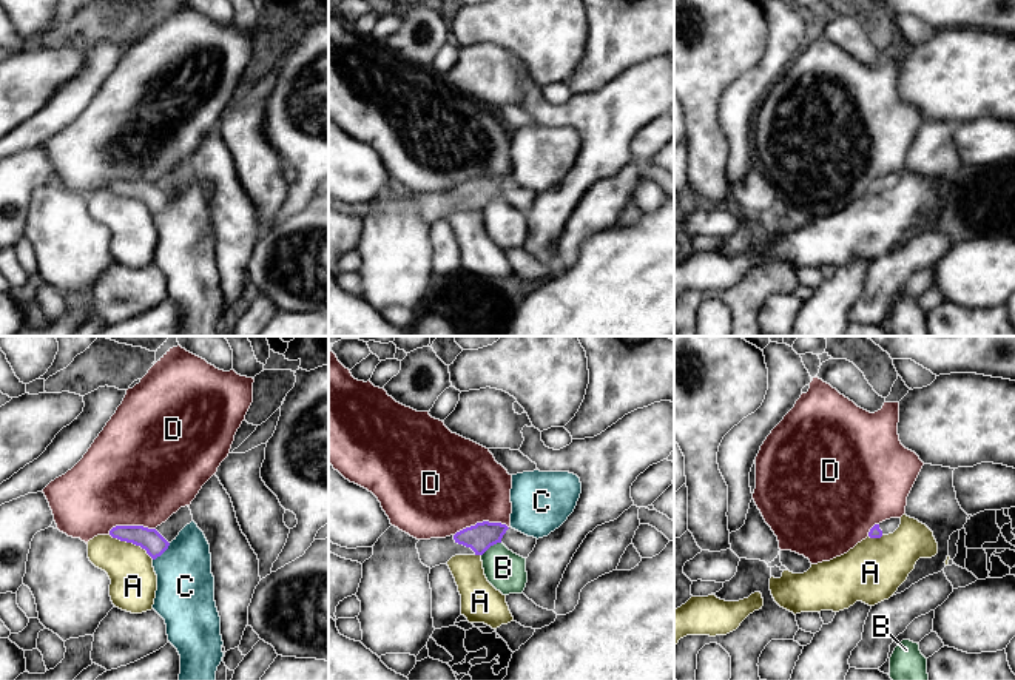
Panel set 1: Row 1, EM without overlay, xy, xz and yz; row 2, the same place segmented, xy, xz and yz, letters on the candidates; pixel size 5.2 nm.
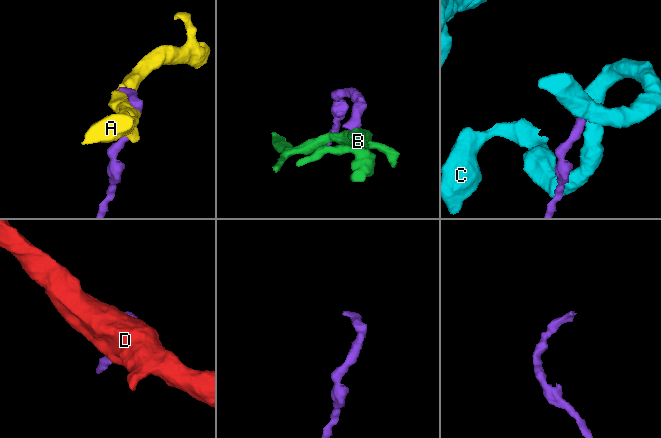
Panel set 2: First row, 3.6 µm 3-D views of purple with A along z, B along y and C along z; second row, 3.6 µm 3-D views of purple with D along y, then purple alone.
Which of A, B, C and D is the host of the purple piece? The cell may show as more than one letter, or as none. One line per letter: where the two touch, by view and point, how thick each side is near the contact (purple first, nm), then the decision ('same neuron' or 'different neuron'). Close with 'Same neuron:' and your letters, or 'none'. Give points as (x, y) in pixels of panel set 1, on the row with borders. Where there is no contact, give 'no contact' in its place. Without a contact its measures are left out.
A: meets purple in xy at (131, 541); 120 nm thick on the purple side, 240 nm on the other; different neuron
B: meets purple in xz at (491, 545); 140 nm thick on the purple side, 200 nm on the other; different neuron
C: meets purple in xy at (162, 552); 120 nm thick on the purple side, 300 nm on the other; different neuron
D: meets purple in xz at (480, 523); 140 nm thick on the purple side, 480 nm on the other; different neuron
Same neuron: none

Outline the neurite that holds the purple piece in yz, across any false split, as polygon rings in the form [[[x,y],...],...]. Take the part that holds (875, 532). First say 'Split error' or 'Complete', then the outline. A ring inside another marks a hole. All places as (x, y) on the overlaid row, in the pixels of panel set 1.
Split error. [[[890,518],[890,520],[885,520],[879,524],[875,524],[870,532],[868,532],[868,537],[870,538],[881,538],[882,535],[889,535],[889,534],[893,534],[901,524],[901,518]]]

